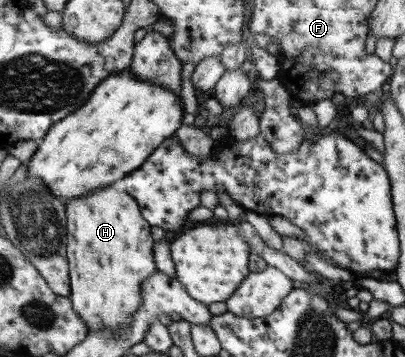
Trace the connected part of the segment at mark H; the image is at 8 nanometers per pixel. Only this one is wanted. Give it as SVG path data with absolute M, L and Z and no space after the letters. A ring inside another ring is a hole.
M115 184L102 187L84 198L70 200L66 204L66 217L73 310L87 323L90 332L102 332L106 328L114 332L128 330L133 325L135 313L145 305L143 285L158 271L154 257L153 226L142 215L137 200L128 192L118 189Z

